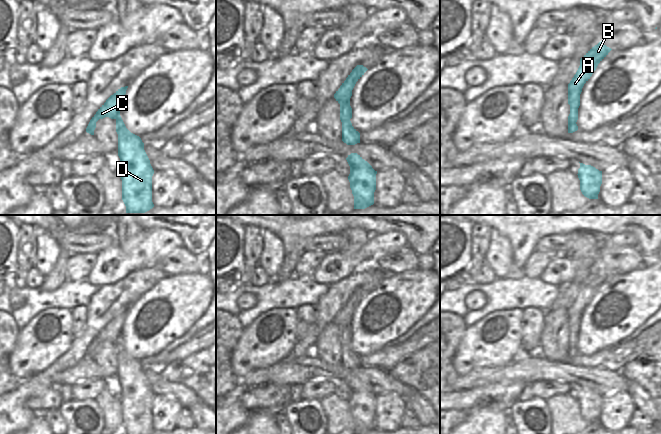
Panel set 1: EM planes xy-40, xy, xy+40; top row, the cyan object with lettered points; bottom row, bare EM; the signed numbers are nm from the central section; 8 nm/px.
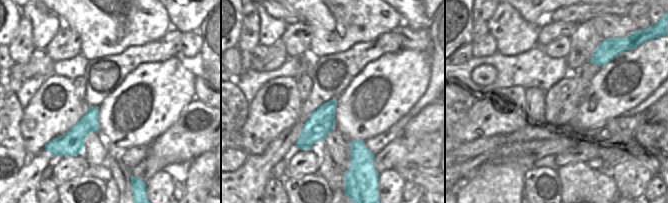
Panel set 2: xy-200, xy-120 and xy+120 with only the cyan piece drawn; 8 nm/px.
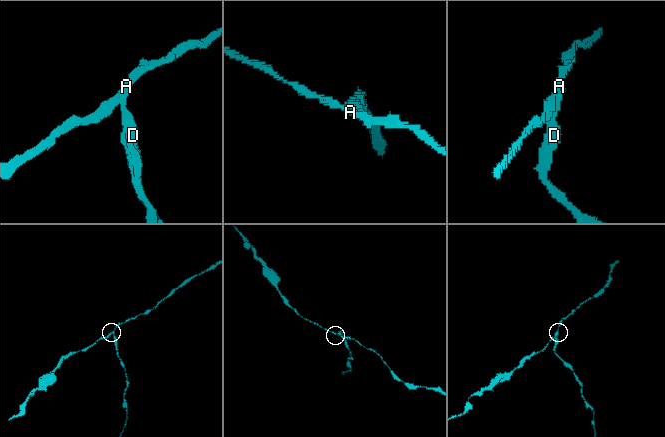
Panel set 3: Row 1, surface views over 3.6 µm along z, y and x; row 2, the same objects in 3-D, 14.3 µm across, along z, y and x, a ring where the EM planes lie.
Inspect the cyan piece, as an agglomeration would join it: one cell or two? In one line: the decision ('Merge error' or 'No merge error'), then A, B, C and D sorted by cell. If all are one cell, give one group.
Merge error. Groups: A B C / D

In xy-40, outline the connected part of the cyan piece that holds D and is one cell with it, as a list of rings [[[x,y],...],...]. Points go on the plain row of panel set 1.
[[[121,340],[116,342],[118,380],[122,388],[122,424],[126,434],[150,434],[152,426],[152,400],[154,394],[144,374],[141,362],[131,357]]]

